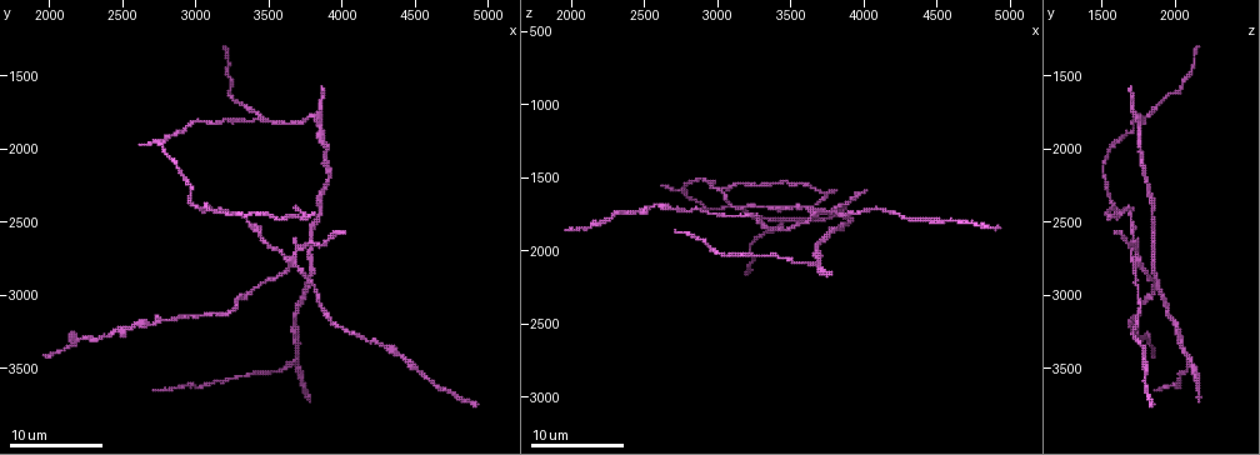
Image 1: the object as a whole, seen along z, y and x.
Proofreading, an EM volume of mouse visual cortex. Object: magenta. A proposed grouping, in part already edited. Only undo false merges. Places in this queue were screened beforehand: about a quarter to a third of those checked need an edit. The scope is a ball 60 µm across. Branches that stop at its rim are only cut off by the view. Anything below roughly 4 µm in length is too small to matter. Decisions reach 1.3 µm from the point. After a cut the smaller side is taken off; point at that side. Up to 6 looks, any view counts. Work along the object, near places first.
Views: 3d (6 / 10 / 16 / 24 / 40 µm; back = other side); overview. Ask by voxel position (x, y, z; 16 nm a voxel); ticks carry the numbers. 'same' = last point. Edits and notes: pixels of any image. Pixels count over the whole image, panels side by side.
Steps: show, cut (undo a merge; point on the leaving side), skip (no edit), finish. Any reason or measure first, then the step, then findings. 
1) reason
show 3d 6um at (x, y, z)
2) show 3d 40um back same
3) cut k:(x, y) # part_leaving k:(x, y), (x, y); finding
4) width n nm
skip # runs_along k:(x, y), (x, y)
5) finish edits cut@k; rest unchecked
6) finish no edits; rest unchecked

arms part here
show 3d 16um at (3640, 2800, 1760)

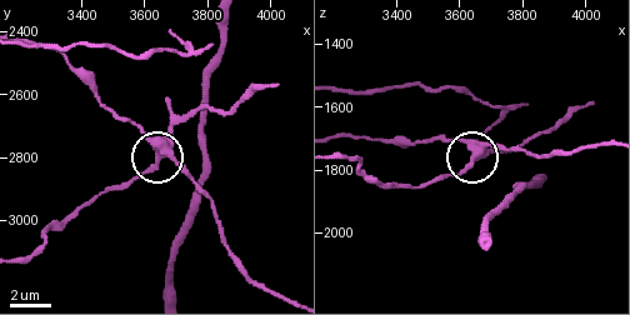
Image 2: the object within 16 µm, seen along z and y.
other side
show 3d 16um back same

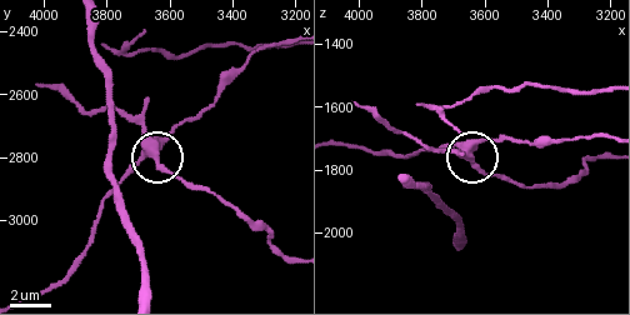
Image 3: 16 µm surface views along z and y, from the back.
arms 3
cut 3:(136, 119) # part_leaving 3:(149, 150), (188, 181), (254, 219), (279, 249), (294, 258); two neurons meet here

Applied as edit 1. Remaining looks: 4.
branch point
show 3d 6um at (3660, 3460, 2080)

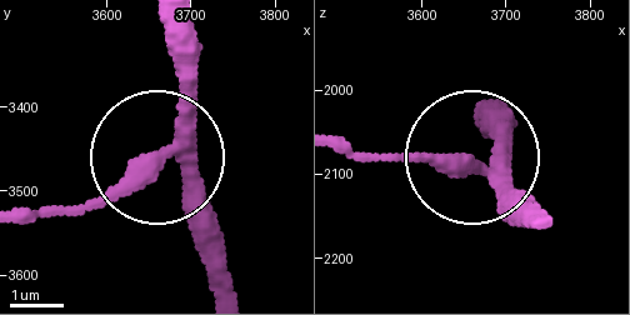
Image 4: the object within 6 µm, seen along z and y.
width 320 nm
skip # runs_along 4:(179, 23), (179, 130), (161, 158), (215, 233); one neuron here

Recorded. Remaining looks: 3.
a fork
show 3d 10um at (3020, 2400, 1580)

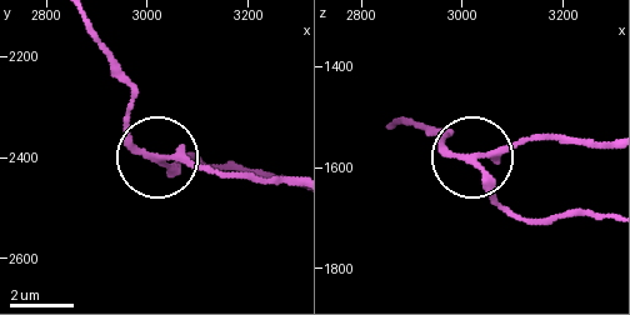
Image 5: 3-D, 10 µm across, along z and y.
arms 3
cut 5:(196, 169) # a second neuron is stuck on

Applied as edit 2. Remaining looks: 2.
finish edits cut@3, cut@5; rest unchecked

